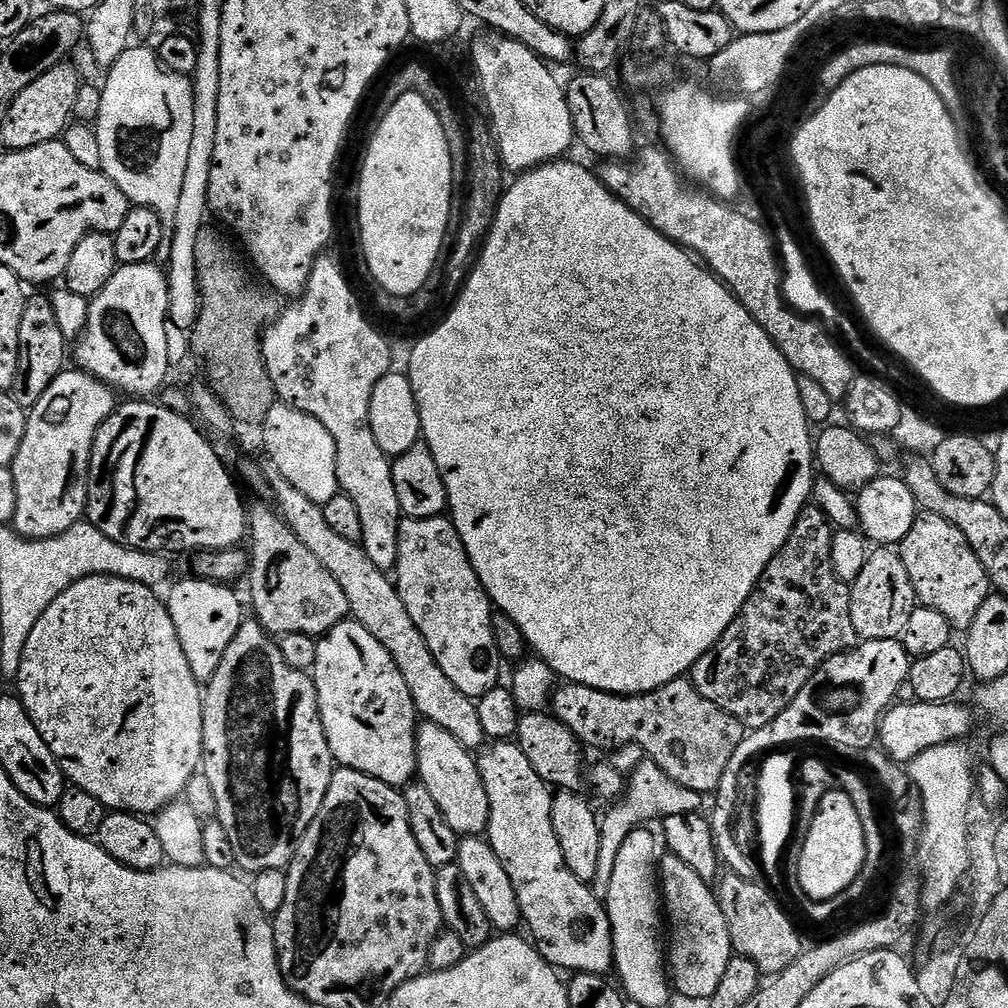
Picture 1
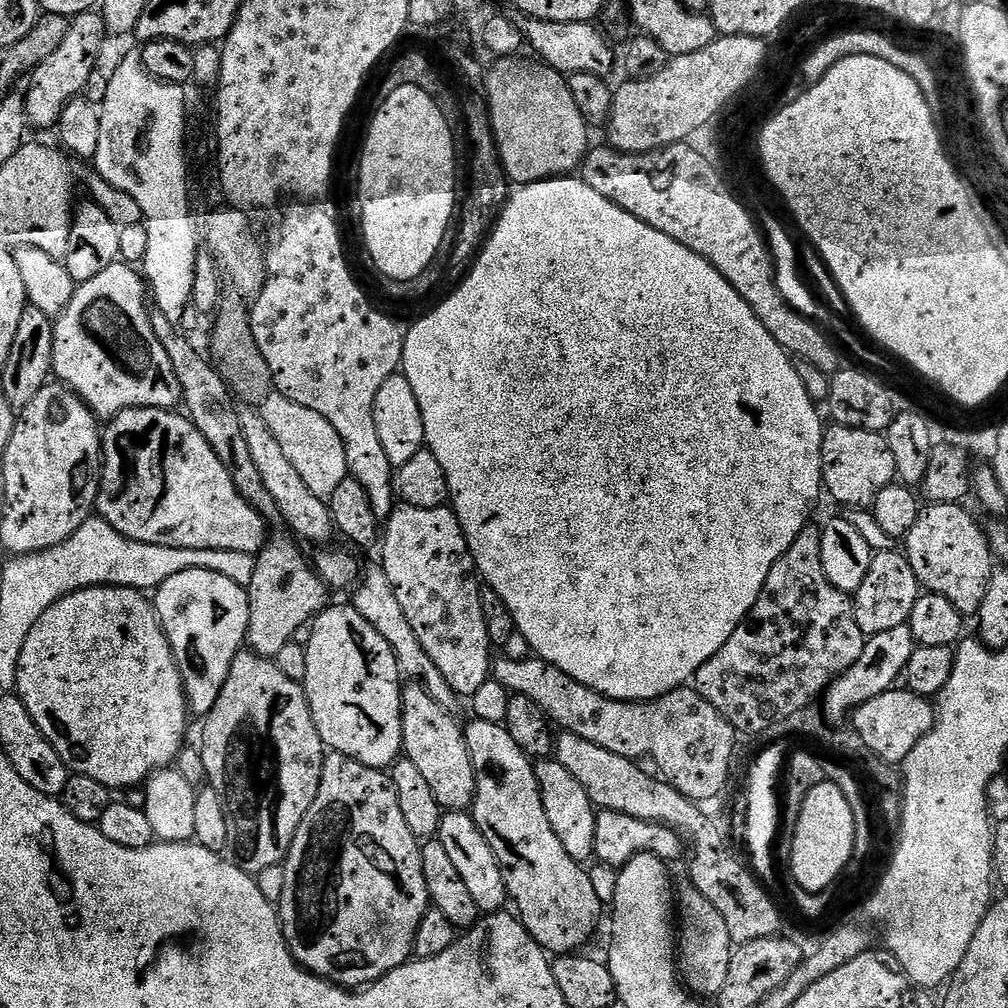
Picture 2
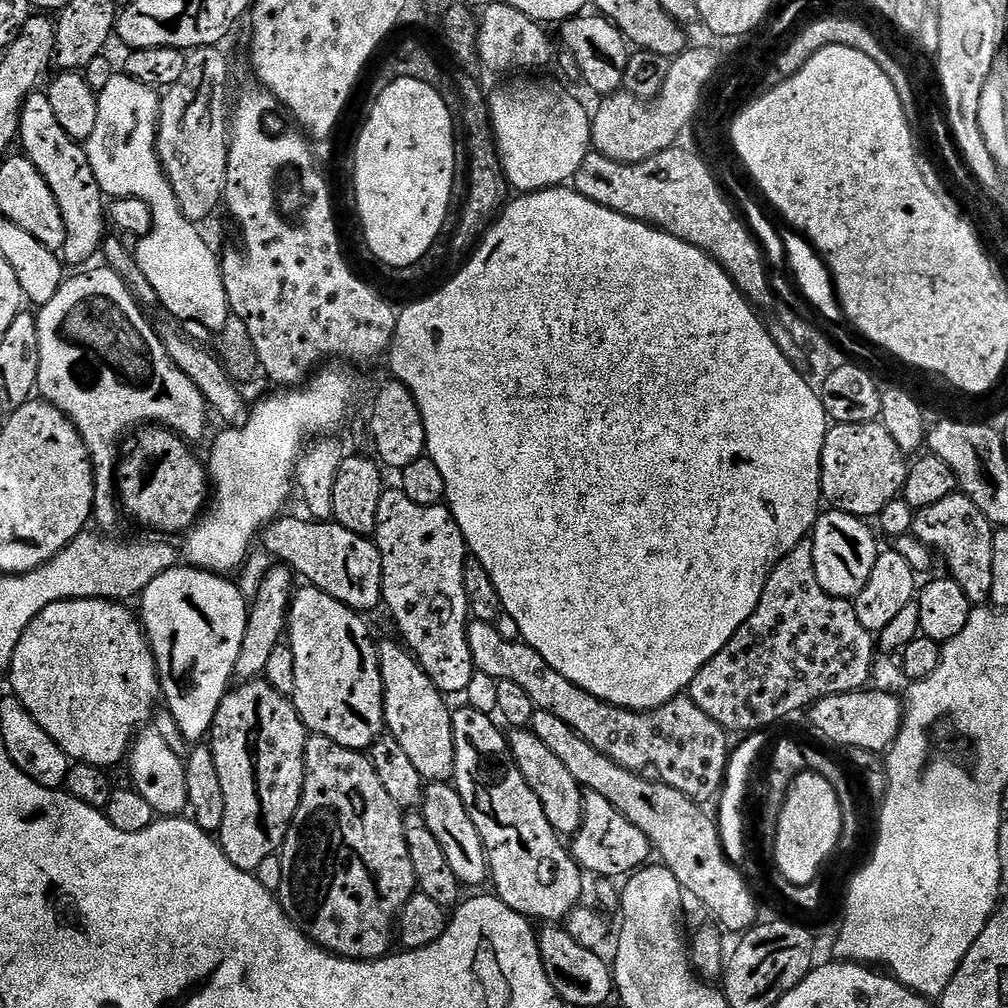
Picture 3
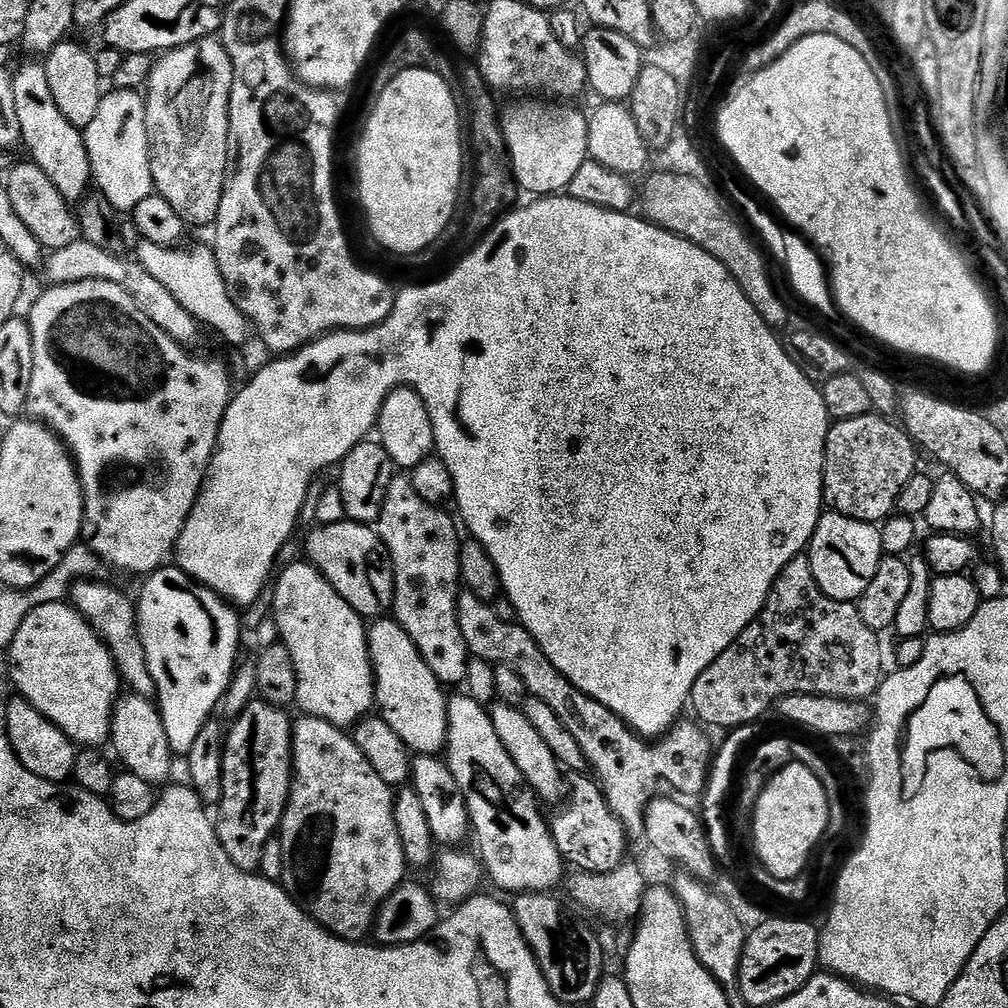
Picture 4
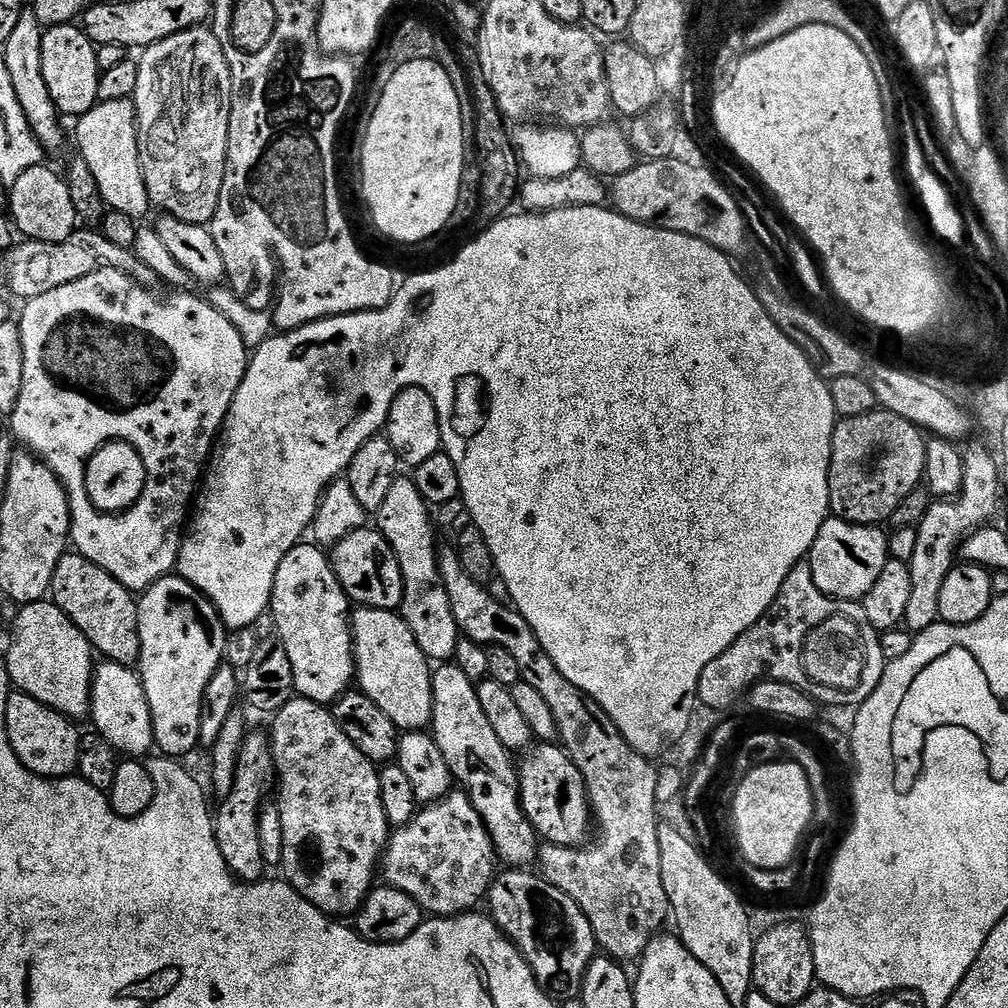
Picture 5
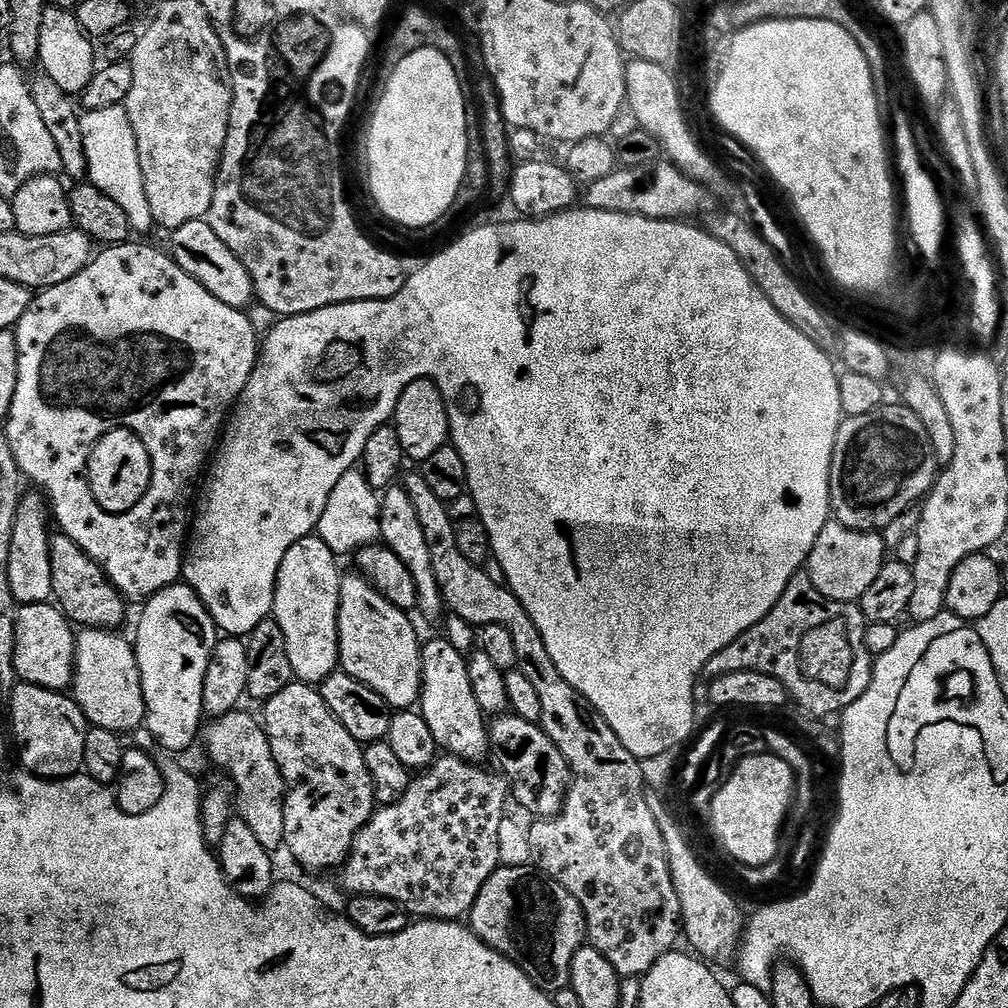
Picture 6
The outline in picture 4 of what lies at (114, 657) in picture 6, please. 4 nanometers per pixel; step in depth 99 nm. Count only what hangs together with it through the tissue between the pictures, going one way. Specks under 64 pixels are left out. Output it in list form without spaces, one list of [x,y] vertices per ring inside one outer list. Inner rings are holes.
[[[133,694],[121,695],[116,702],[116,709],[112,712],[110,744],[111,747],[116,747],[116,752],[124,763],[123,767],[138,774],[138,778],[142,778],[145,782],[150,782],[154,786],[163,785],[165,783],[163,780],[172,772],[174,754],[166,738],[160,709],[151,700]]]

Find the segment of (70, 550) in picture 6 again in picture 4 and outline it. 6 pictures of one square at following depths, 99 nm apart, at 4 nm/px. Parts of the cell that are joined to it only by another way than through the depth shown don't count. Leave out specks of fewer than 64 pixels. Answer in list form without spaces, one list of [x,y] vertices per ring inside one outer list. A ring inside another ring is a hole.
[[[79,580],[69,589],[69,601],[85,621],[99,634],[103,643],[114,658],[121,681],[135,696],[155,701],[157,687],[153,675],[150,674],[149,663],[146,660],[145,647],[142,646],[139,624],[136,620],[137,605],[118,588],[102,582],[103,580]]]

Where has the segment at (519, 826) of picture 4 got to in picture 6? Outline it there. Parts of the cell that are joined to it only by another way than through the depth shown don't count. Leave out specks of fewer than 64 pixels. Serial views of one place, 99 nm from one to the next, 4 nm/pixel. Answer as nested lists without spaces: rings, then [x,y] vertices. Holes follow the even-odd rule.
[[[437,638],[437,640],[430,641],[429,644],[427,641],[421,647],[420,657],[422,658],[422,686],[420,687],[418,711],[426,718],[426,726],[430,726],[430,734],[434,734],[437,749],[443,750],[447,755],[457,756],[459,760],[483,761],[483,756],[487,757],[490,752],[489,721],[474,698],[474,689],[470,686],[470,674],[465,653],[454,650],[454,646],[450,646],[448,640]]]

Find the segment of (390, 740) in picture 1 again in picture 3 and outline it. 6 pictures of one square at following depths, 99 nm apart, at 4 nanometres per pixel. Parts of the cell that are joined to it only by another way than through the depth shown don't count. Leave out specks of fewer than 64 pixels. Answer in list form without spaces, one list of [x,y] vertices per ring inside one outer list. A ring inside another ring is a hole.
[[[311,586],[295,589],[288,605],[286,643],[294,650],[294,690],[290,697],[309,733],[325,736],[338,746],[364,752],[385,735],[384,683],[380,673],[380,653],[377,641],[361,613],[347,608],[338,598],[330,598],[322,590]]]

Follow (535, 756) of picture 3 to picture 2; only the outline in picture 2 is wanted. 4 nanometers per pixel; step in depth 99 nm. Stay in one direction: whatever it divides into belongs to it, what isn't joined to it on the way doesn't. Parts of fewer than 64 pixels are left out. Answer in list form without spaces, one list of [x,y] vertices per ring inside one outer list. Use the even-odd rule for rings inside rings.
[[[540,758],[535,761],[538,790],[542,798],[542,810],[546,810],[546,822],[550,822],[550,830],[558,834],[558,842],[562,842],[562,850],[570,854],[570,858],[581,862],[591,861],[596,854],[594,846],[594,826],[598,811],[590,794],[582,790],[581,784],[574,779],[574,774],[566,770],[554,758]]]

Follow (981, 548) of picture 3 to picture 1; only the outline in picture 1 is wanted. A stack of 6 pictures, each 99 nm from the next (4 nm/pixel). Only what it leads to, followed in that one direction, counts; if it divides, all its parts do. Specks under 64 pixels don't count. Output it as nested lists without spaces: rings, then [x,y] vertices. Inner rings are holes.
[[[925,512],[917,515],[914,526],[910,526],[910,534],[906,534],[904,541],[898,545],[898,551],[902,558],[902,566],[906,566],[906,574],[910,574],[910,582],[916,591],[917,601],[923,607],[938,610],[938,614],[943,614],[952,623],[953,629],[968,629],[978,615],[982,602],[986,602],[986,598],[993,591],[993,586],[982,562],[978,562],[978,554],[970,550],[970,542],[966,542],[962,530],[958,530],[954,522],[946,522],[946,518],[938,518],[938,514]]]

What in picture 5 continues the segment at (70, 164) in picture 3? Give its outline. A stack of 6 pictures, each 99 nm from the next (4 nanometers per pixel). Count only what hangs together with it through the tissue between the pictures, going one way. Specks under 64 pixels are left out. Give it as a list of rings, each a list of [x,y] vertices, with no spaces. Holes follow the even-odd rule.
[[[24,10],[18,19],[18,26],[11,32],[10,38],[2,45],[2,59],[10,70],[11,84],[17,95],[17,104],[26,114],[30,130],[41,144],[45,153],[52,154],[64,144],[64,128],[62,117],[54,106],[54,98],[50,98],[50,90],[46,87],[46,78],[42,74],[42,38],[45,29],[38,22],[31,10]]]

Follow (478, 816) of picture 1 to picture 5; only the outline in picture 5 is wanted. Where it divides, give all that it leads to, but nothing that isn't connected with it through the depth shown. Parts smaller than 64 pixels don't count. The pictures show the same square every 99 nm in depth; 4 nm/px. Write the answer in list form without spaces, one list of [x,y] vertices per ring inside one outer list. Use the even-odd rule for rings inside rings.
[[[357,607],[351,613],[350,619],[352,622],[352,653],[356,659],[356,675],[354,680],[358,685],[359,691],[368,696],[370,702],[374,702],[374,706],[378,706],[378,710],[382,710],[382,714],[386,714],[386,718],[390,718],[390,722],[394,722],[394,726],[401,733],[425,731],[432,722],[432,707],[434,706],[434,698],[432,697],[432,673],[434,668],[428,656],[422,654],[422,646],[418,646],[418,642],[414,642],[414,634],[410,634],[410,626],[406,626],[406,622],[400,616],[399,611],[387,612],[381,608]]]

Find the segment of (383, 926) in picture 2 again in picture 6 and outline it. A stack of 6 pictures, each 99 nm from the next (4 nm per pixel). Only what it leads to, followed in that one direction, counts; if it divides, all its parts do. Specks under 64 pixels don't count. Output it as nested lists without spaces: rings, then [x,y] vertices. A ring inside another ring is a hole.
[[[293,682],[290,686],[286,686],[286,690],[278,690],[278,694],[274,694],[274,698],[263,701],[262,708],[264,708],[264,716],[262,715],[264,733],[270,742],[270,750],[274,754],[274,762],[278,762],[278,770],[284,779],[284,809],[286,810],[284,848],[308,872],[328,872],[331,868],[333,870],[339,869],[348,858],[348,852],[352,849],[354,838],[360,833],[362,826],[368,824],[369,818],[372,817],[372,813],[378,807],[376,788],[372,784],[370,770],[366,770],[364,748],[354,738],[350,738],[346,726],[342,726],[342,722],[338,722],[338,718],[334,718],[334,714],[328,709],[326,702],[313,685]]]

